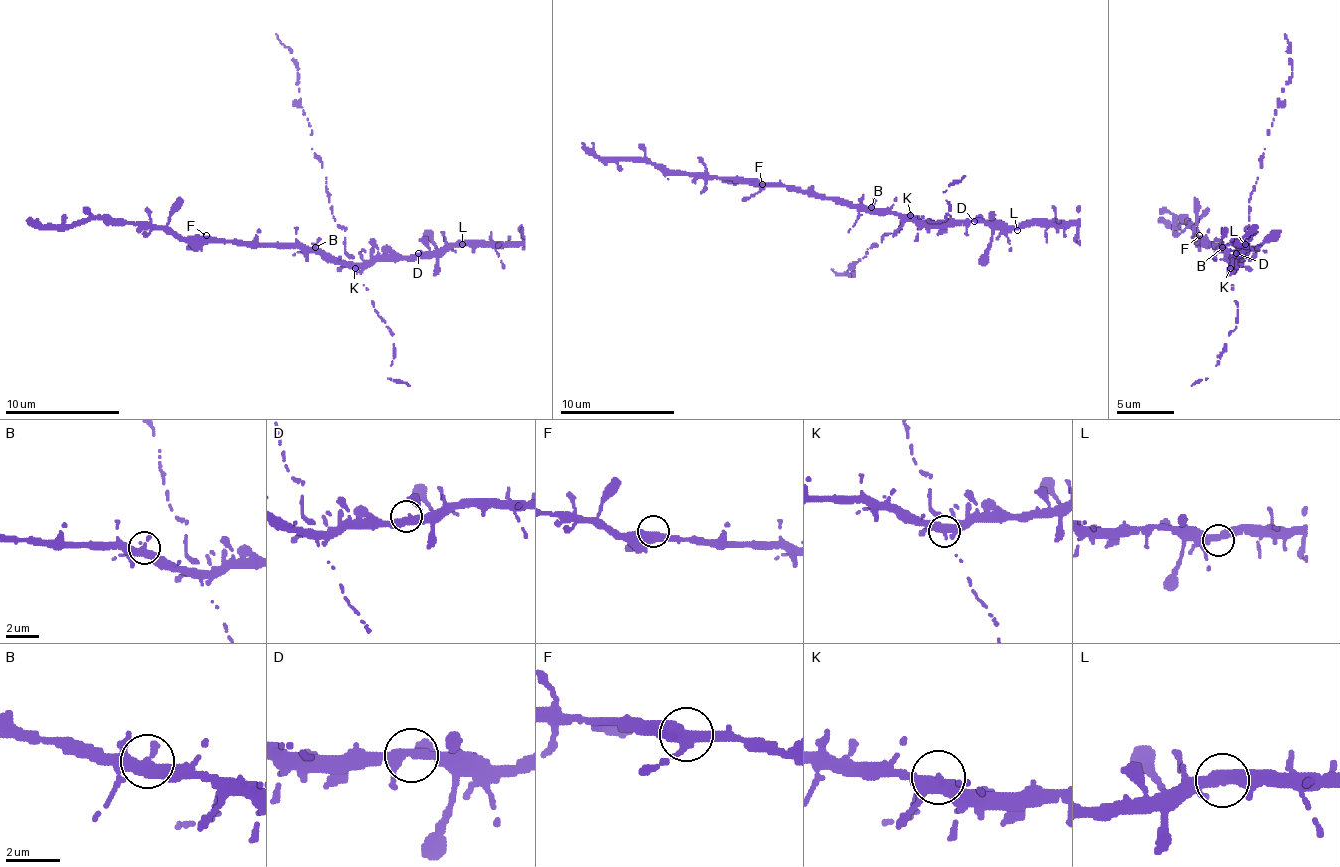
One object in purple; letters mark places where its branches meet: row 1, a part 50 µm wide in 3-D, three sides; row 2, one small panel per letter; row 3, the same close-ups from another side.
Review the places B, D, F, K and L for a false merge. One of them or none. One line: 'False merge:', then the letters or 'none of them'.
False merge: none of them

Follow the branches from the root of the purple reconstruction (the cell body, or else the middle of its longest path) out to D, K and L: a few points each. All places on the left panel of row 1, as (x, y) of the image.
D: (312, 253), (324, 253), (330, 258), (355, 264), (384, 258), (413, 258), (418, 253)
K: (312, 253), (324, 253), (330, 258), (350, 261), (355, 267)
L: (312, 253), (364, 264), (384, 258), (430, 258), (462, 244)

